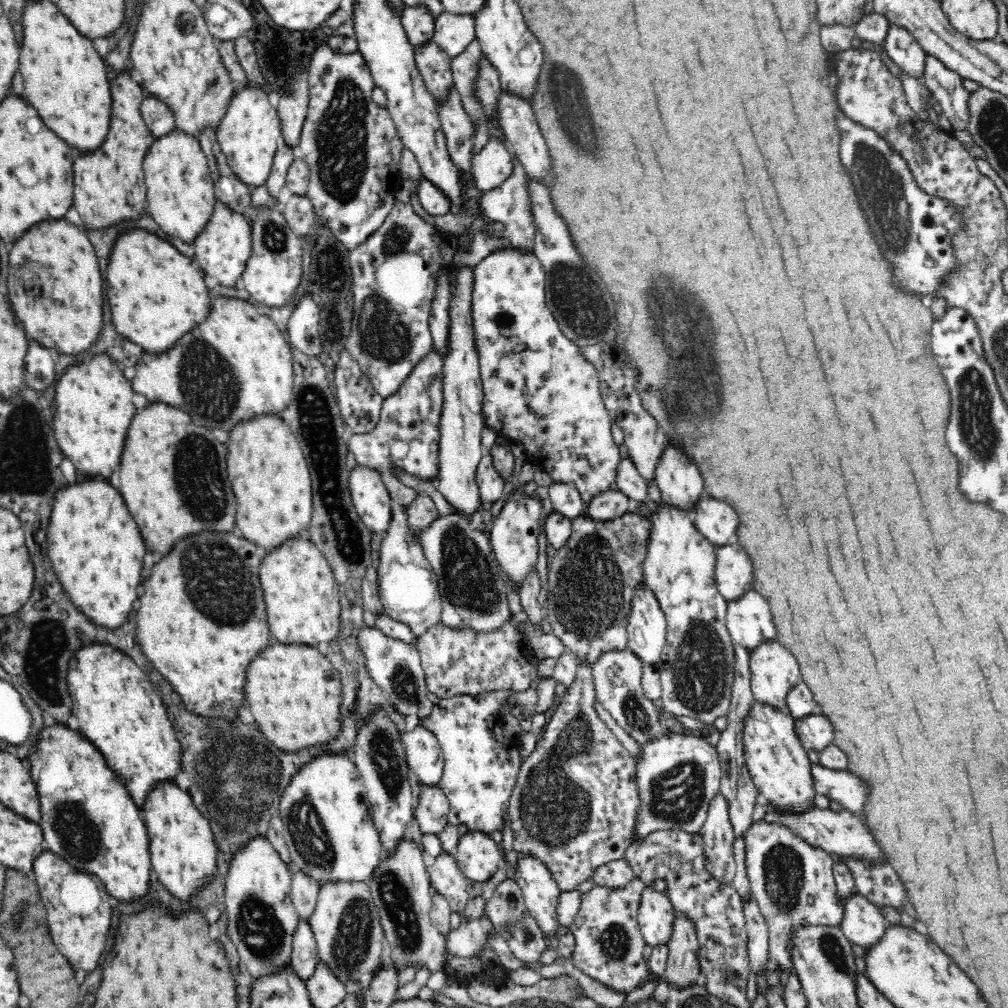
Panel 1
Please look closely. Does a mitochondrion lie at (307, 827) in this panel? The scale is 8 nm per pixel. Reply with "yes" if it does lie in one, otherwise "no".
yes

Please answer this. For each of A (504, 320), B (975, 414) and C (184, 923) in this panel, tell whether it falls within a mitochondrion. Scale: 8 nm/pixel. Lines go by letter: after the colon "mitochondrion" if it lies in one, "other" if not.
A: other
B: mitochondrion
C: other

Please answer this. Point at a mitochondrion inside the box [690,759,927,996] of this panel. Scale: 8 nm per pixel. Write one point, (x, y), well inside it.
(783, 866)

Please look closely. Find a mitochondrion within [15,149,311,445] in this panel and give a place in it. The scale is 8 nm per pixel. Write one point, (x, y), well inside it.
(202, 370)

